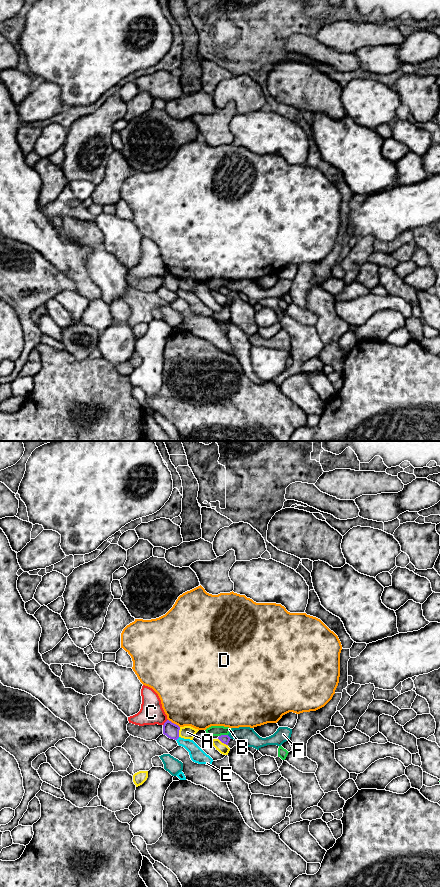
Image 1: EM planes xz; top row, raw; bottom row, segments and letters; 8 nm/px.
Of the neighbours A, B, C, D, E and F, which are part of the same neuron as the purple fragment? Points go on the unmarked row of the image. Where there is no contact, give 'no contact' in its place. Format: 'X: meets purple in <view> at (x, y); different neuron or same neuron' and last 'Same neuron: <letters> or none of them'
A: meets purple in xz at (178, 284); different neuron
B: meets purple in xz at (223, 287); different neuron
C: meets purple in xz at (165, 274); different neuron
D: meets purple in xz at (173, 275); different neuron
E: meets purple in xz at (177, 290); different neuron
F: meets purple in xz at (228, 288); different neuron
Same neuron: none of them

